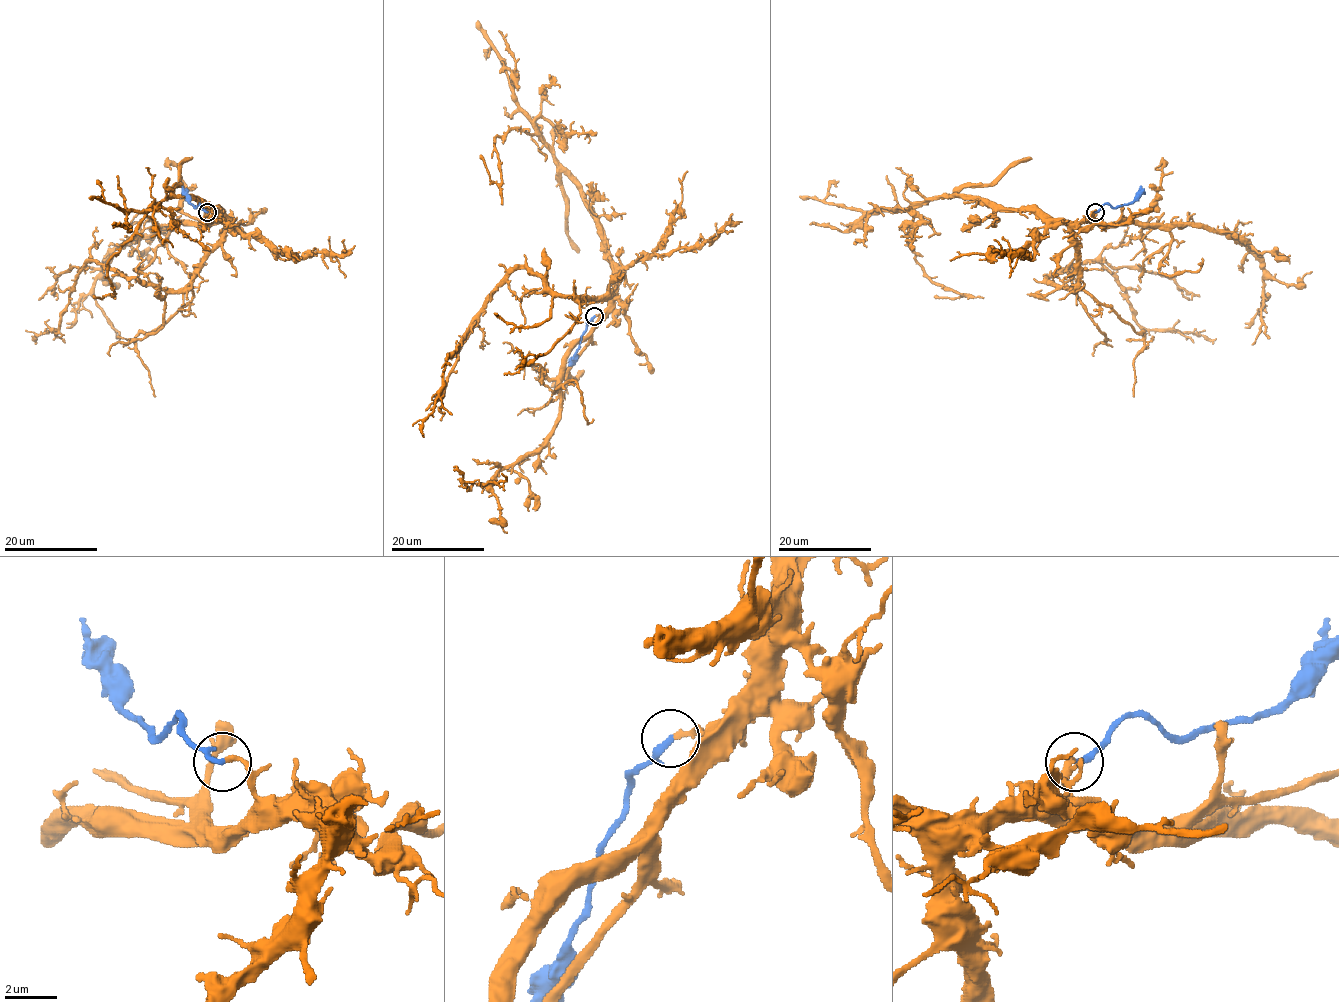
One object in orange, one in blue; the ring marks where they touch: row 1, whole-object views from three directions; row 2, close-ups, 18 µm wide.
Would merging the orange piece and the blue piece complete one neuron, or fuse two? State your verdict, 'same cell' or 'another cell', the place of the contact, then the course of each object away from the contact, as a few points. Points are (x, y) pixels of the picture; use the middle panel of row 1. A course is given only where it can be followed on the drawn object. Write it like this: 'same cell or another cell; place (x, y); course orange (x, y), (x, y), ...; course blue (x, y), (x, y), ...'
same cell; place (594, 316); course orange (594, 316), (612, 294), (557, 295), (539, 277), (516, 268), (448, 356), (423, 437); course blue (594, 316), (586, 326), (579, 348), (569, 362)

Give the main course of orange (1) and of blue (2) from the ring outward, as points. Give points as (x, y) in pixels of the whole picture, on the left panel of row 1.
1: (207, 212), (225, 225), (225, 234), (184, 287), (164, 291), (88, 261), (75, 279), (59, 327), (36, 339)
2: (207, 212), (199, 204), (194, 207), (192, 205), (182, 186)

